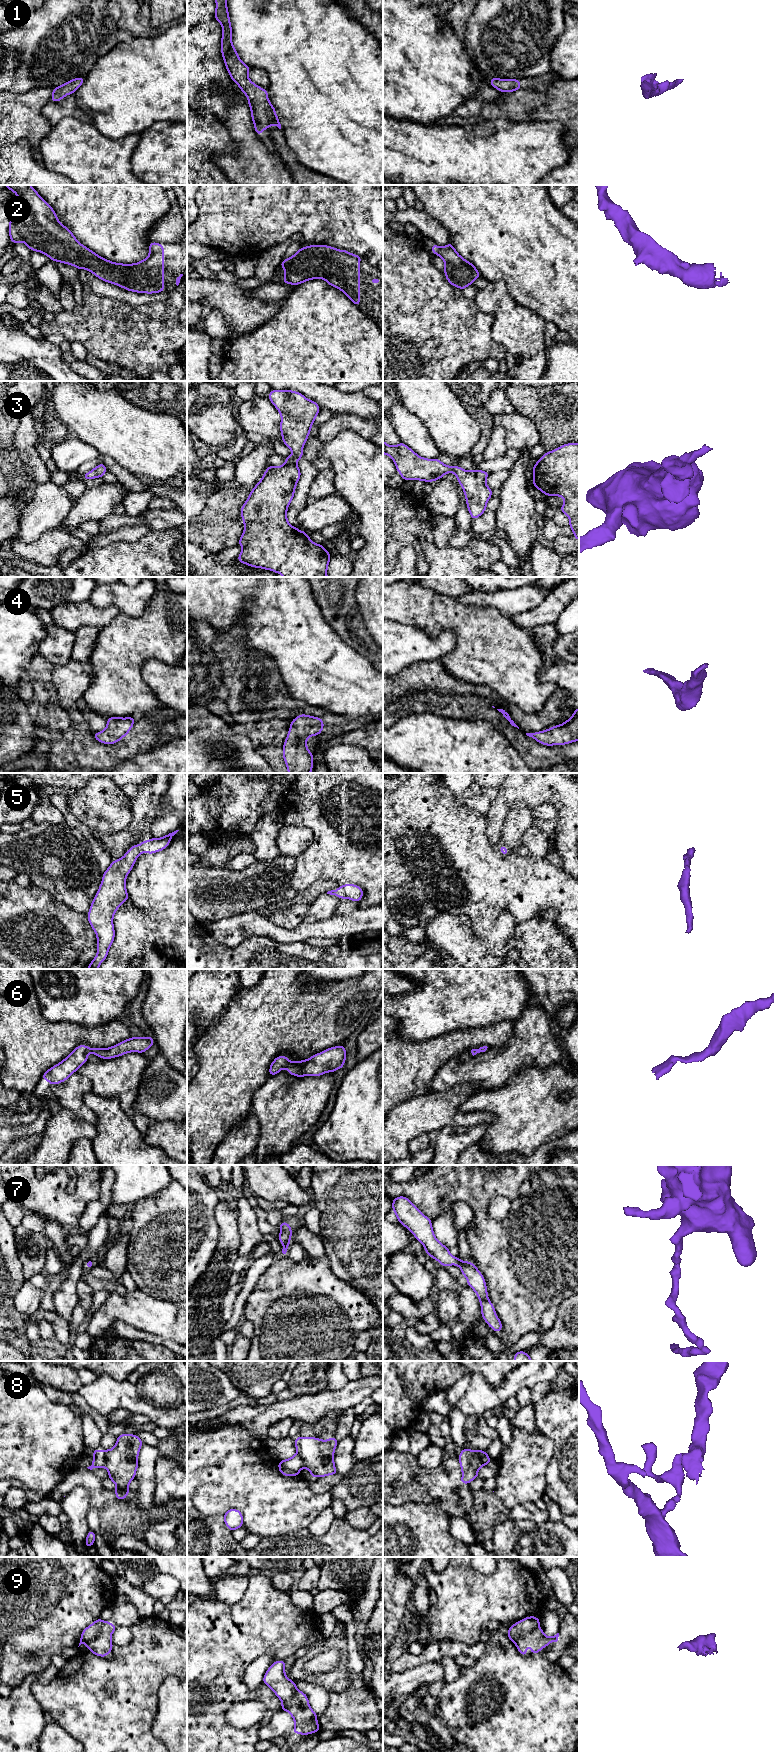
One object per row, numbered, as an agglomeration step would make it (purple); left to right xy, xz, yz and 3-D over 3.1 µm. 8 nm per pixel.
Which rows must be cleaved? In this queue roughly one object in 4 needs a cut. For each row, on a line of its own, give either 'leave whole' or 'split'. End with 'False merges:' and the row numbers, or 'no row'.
1: leave whole
2: leave whole
3: leave whole
4: leave whole
5: leave whole
6: leave whole
7: leave whole
8: split
9: split
False merges: 8, 9

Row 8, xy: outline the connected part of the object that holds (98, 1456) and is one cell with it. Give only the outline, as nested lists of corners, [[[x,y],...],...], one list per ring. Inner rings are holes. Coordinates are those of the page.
[[[97,1448],[93,1450],[93,1463],[91,1466],[87,1467],[92,1470],[93,1468],[102,1468],[105,1465],[106,1450],[102,1449],[99,1451]]]

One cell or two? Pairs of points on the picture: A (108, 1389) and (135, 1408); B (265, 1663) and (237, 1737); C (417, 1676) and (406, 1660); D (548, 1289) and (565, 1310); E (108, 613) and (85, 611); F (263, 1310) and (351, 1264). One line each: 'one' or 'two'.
A: one
B: two
C: two
D: two
E: one
F: two

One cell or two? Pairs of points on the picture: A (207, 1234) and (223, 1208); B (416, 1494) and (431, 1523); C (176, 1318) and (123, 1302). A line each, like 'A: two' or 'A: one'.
A: two
B: two
C: one

